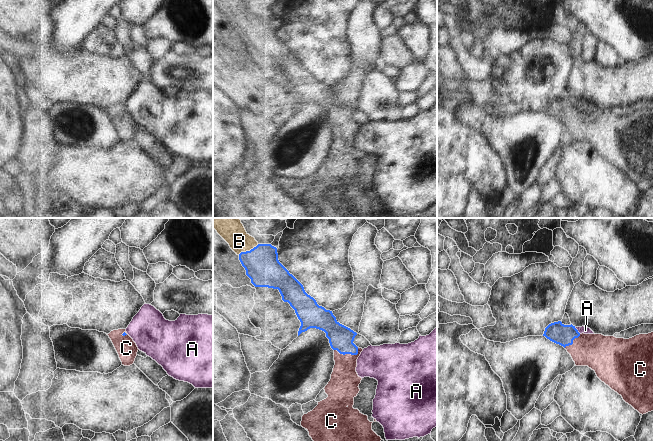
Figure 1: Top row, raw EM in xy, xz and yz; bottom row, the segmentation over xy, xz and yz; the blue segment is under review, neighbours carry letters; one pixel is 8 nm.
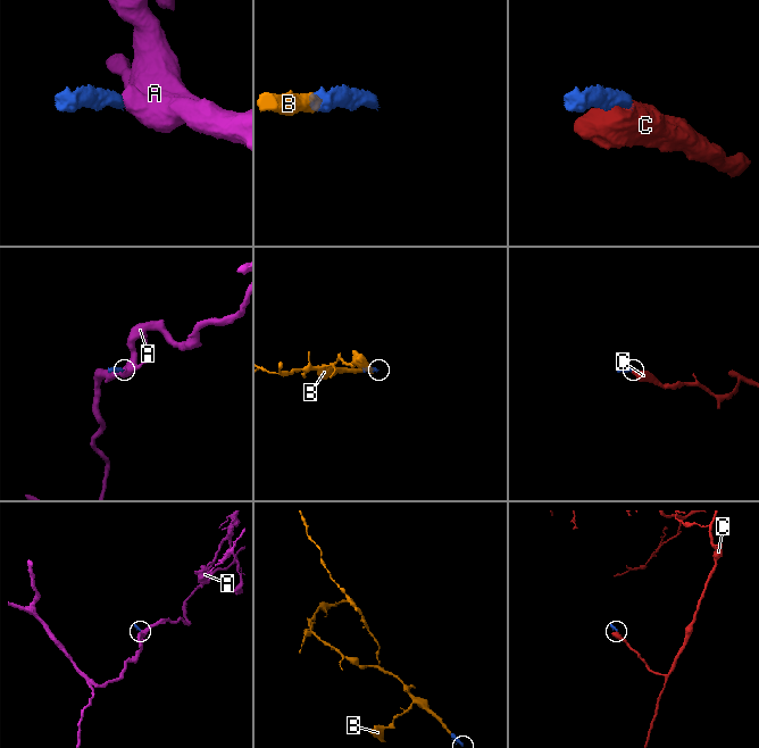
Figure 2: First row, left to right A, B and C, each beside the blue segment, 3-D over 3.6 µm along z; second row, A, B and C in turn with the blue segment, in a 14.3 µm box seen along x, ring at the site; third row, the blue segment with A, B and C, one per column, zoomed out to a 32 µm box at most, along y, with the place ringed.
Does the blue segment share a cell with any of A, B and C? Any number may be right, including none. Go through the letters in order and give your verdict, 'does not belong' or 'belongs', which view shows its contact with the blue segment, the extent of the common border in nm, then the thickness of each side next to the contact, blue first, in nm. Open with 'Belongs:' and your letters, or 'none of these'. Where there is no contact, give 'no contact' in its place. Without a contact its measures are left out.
Belongs: B, C
A: does not belong; contact in yz; length 80 nm; calibres 170 and 60 nm
B: belongs; contact in xz; length 190 nm; calibres 280 and 180 nm
C: belongs; contact in xz; length 200 nm; calibres 200 and 240 nm

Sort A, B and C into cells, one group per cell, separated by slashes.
A / B C

